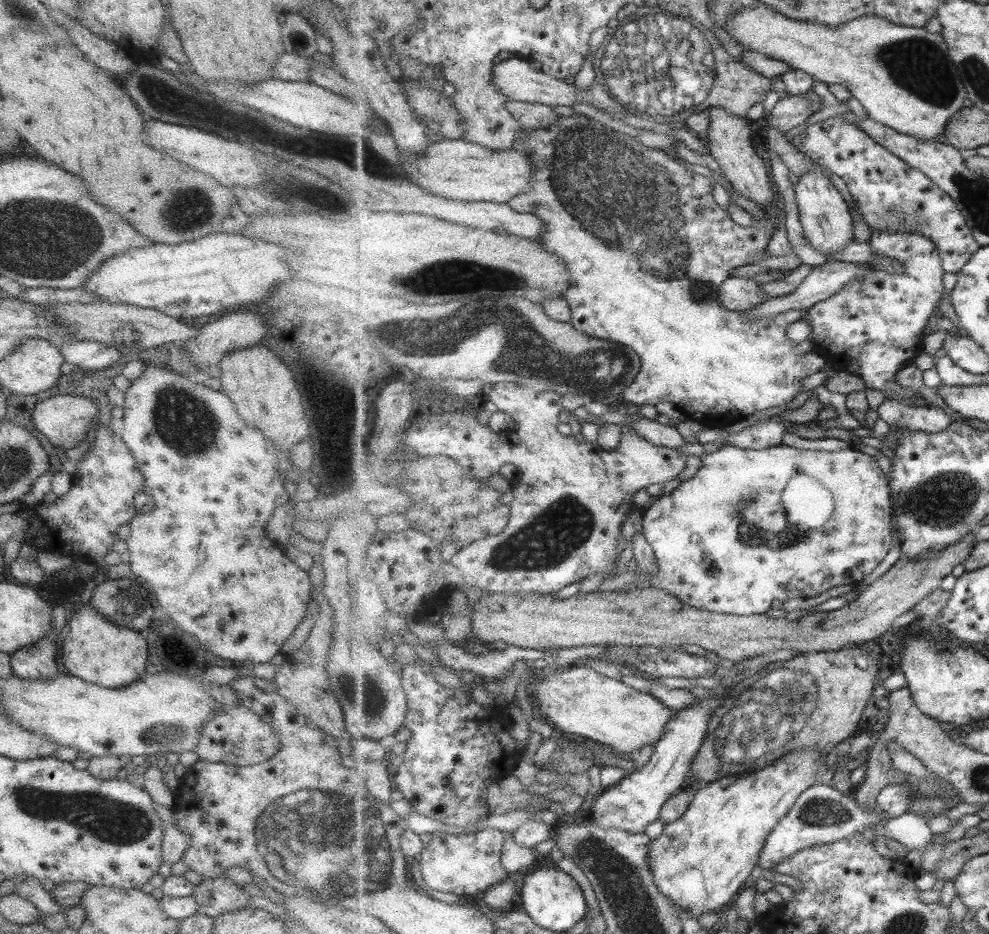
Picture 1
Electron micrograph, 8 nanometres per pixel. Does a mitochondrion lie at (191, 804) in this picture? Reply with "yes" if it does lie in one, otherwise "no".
no

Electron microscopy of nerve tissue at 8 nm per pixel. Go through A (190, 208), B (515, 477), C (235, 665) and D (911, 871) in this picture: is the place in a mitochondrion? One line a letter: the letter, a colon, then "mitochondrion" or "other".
A: mitochondrion
B: other
C: other
D: other

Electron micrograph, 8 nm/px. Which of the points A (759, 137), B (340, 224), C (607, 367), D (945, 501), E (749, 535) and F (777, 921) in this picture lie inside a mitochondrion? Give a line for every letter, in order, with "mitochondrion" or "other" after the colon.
A: other
B: other
C: mitochondrion
D: mitochondrion
E: mitochondrion
F: other

